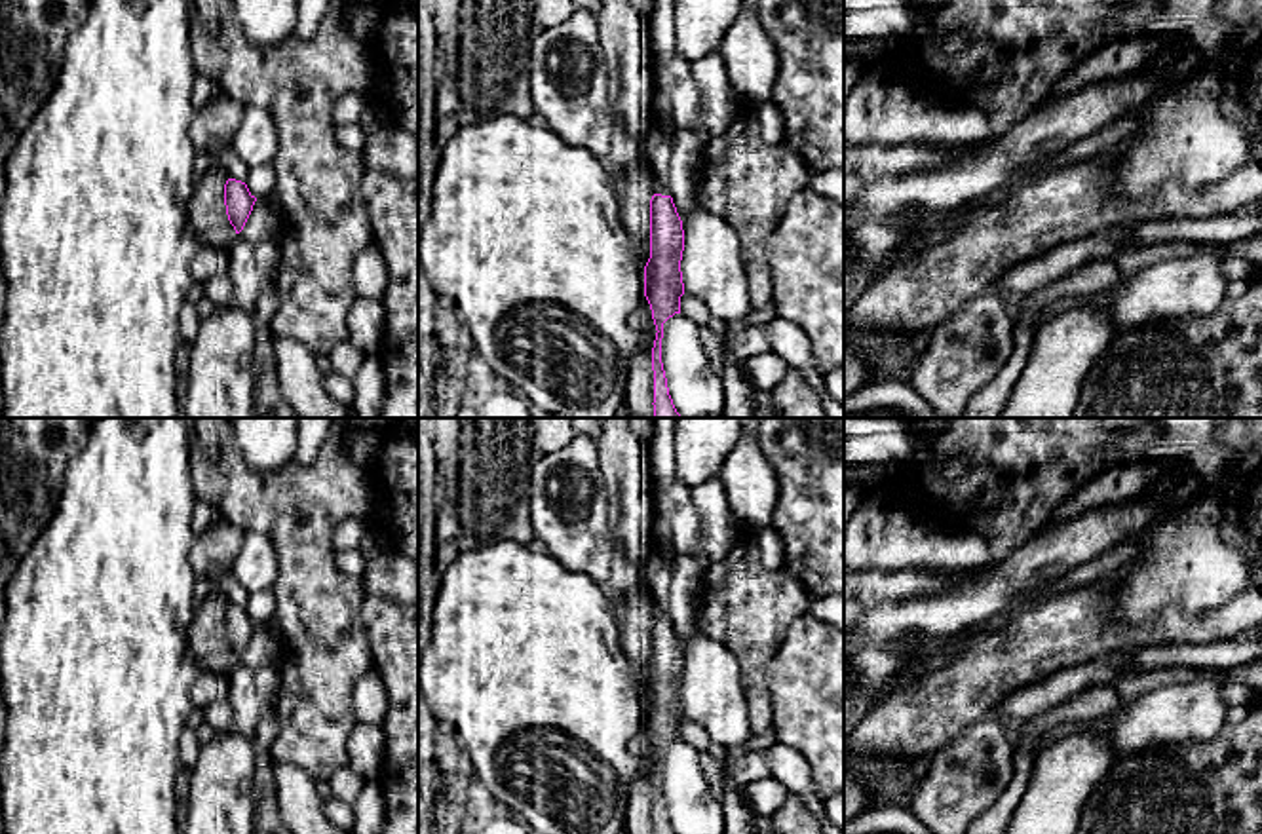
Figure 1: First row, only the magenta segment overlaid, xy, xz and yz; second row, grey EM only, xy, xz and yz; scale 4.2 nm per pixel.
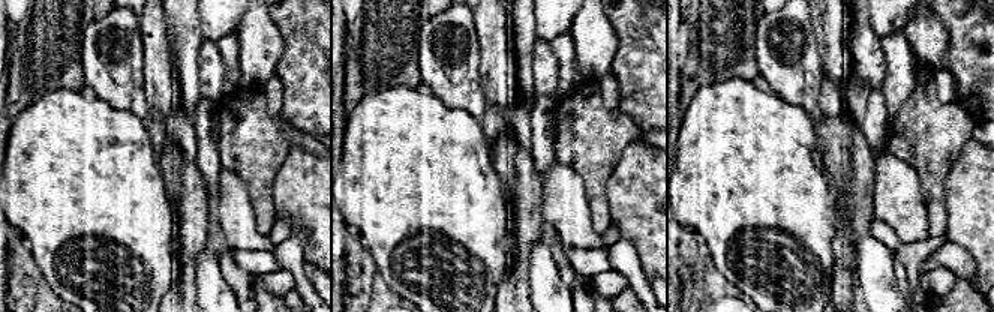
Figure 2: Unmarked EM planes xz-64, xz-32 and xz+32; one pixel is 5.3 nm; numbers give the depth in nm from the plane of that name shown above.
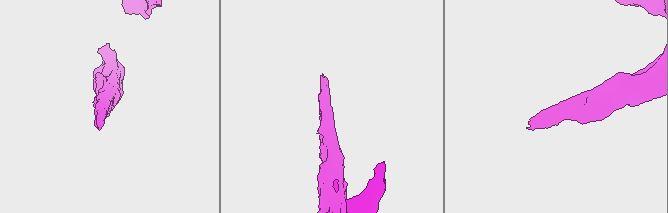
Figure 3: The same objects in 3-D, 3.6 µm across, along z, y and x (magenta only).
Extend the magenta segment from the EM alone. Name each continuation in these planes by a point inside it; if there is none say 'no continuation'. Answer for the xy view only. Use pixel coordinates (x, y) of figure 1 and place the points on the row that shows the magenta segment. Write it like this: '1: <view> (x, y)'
1: xy (206, 208)

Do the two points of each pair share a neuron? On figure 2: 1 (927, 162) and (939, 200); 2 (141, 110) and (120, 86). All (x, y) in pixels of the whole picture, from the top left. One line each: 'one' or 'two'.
1: one
2: one

